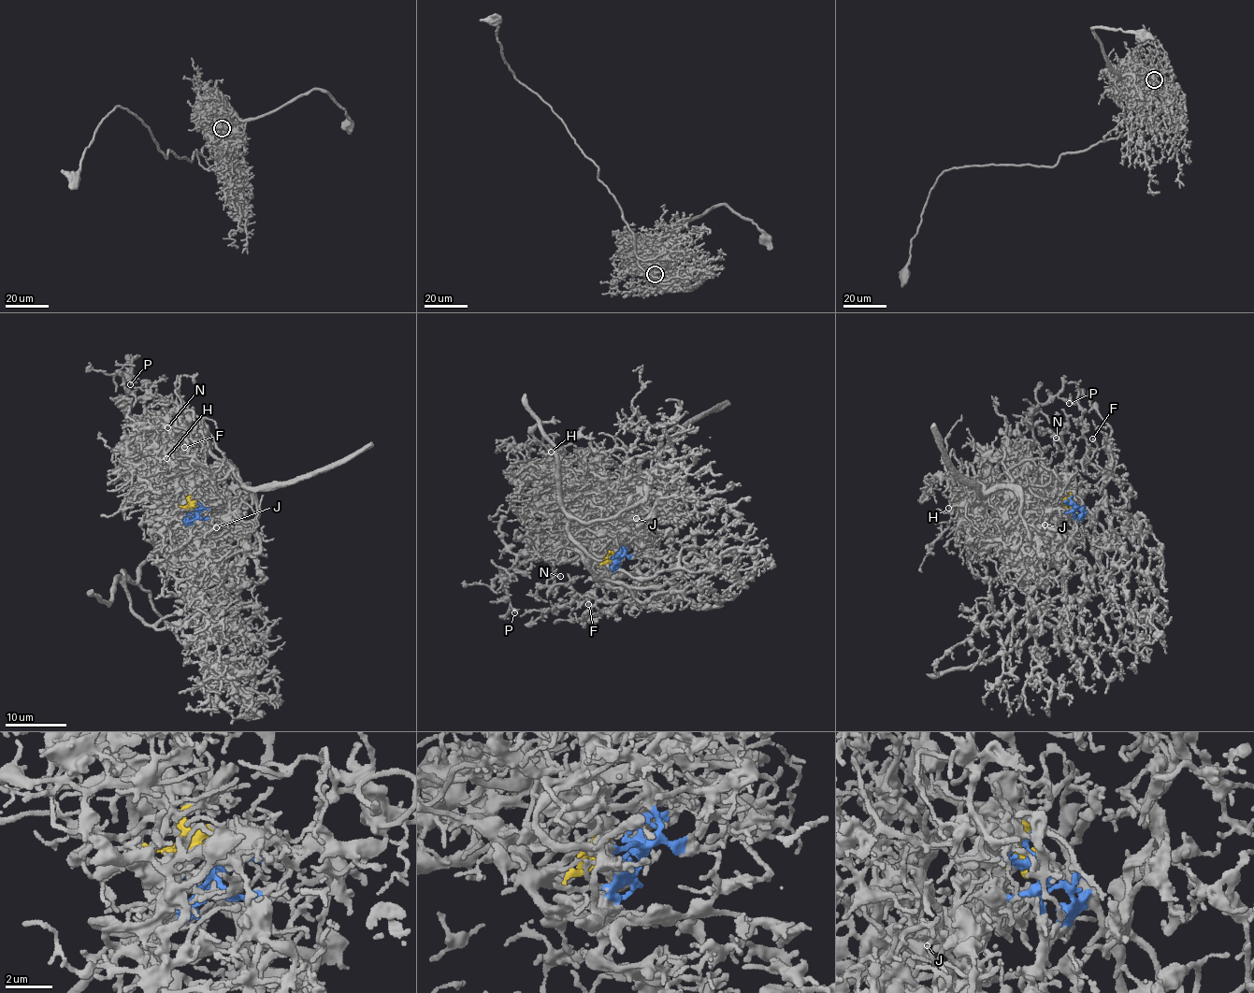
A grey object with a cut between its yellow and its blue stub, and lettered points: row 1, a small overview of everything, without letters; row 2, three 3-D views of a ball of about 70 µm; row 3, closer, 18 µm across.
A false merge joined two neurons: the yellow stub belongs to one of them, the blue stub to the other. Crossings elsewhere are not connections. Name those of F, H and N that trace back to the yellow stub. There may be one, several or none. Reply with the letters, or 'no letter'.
H

